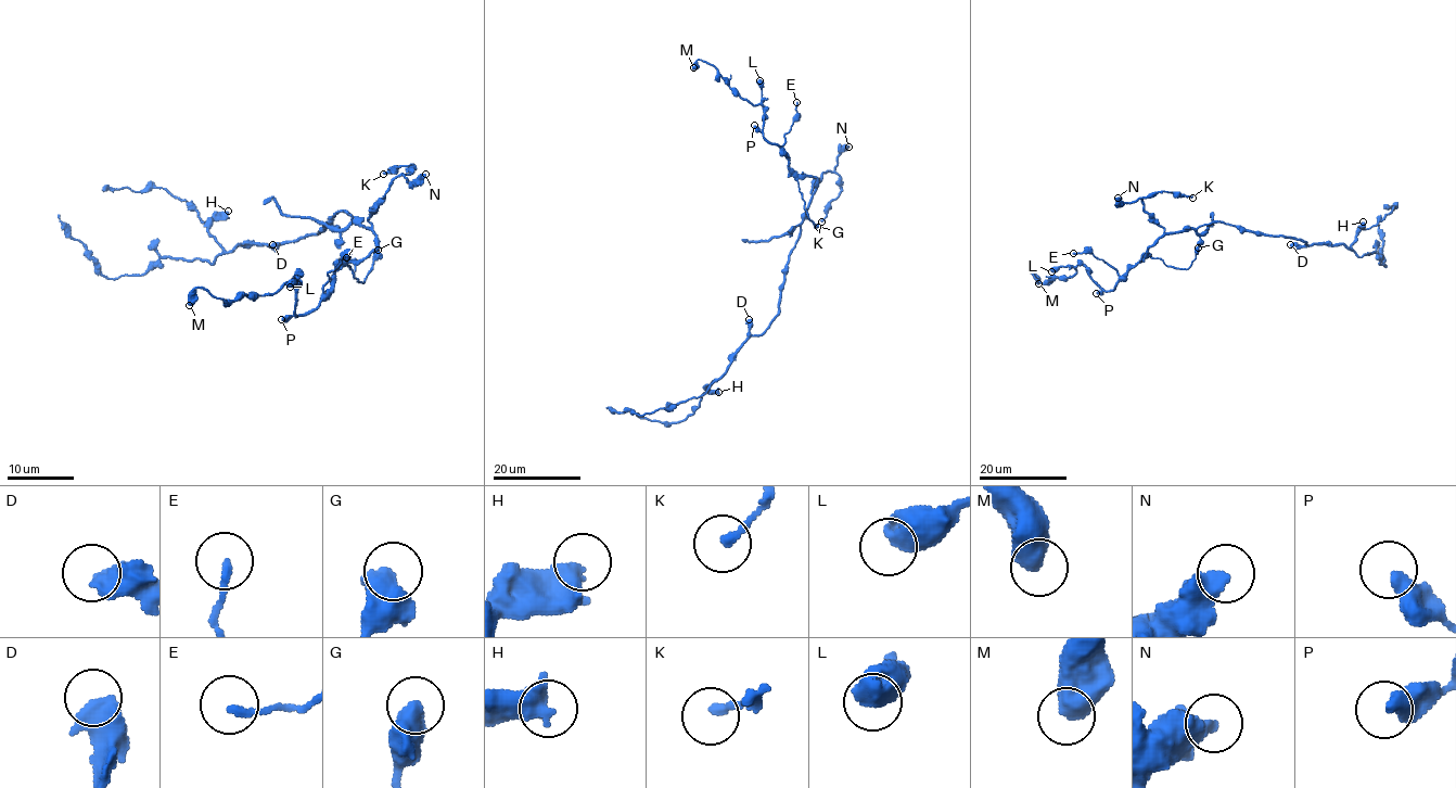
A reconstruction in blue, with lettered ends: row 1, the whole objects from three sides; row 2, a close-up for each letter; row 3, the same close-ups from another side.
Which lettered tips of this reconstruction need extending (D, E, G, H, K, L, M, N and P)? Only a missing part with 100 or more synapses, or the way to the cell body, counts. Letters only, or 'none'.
none

